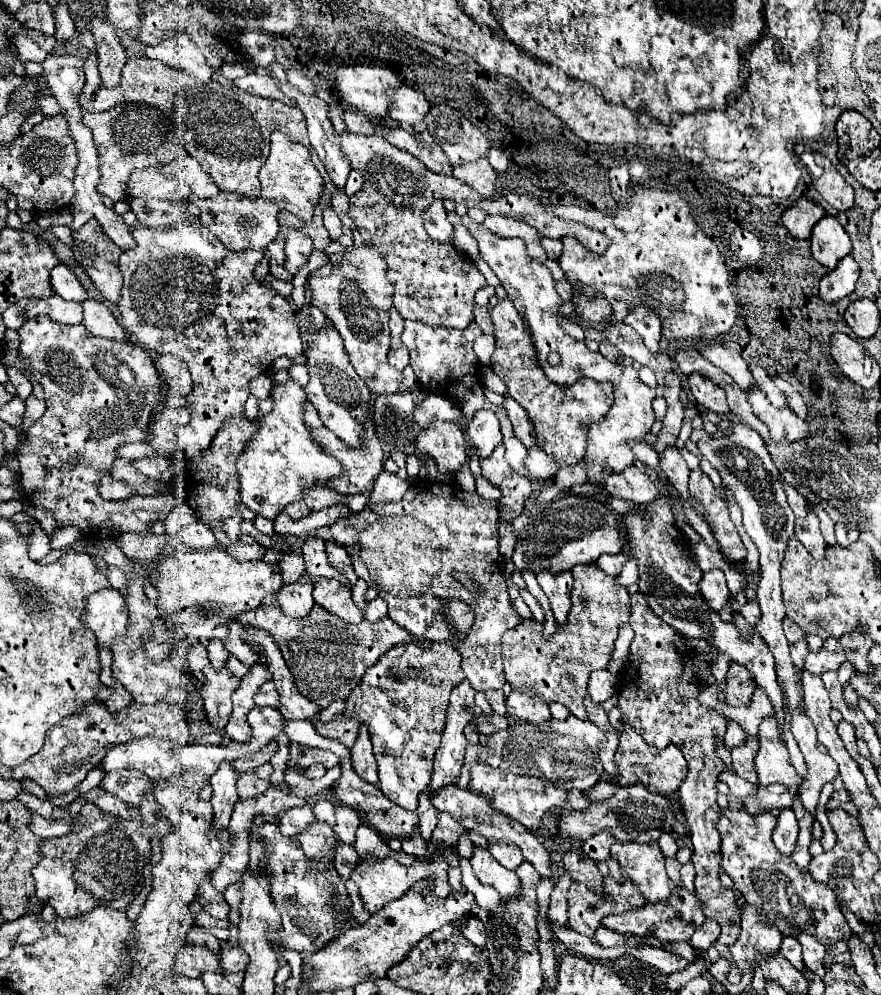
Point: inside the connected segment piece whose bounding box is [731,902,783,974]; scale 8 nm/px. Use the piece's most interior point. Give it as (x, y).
(758, 936)

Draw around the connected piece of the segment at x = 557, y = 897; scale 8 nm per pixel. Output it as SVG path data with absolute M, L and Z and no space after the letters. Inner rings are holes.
M559 870L559 878L555 884L555 890L551 892L551 904L547 910L547 918L551 924L565 926L567 922L567 892L569 892L571 878L565 870Z

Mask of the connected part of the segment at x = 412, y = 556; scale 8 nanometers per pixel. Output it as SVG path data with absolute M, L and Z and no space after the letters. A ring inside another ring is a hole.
M431 484L423 488L407 490L405 498L397 504L373 504L365 510L351 514L347 518L337 520L331 526L333 540L341 544L351 556L353 570L359 578L363 578L371 588L379 590L379 596L387 602L387 616L393 618L401 628L405 628L411 636L421 640L437 640L437 642L453 642L453 632L445 624L441 612L447 600L459 598L471 606L475 606L475 624L471 626L467 638L463 642L455 640L455 648L463 656L463 672L471 682L473 690L485 692L493 688L503 688L505 672L501 660L501 636L515 628L521 622L521 616L515 612L507 594L507 580L499 568L499 546L497 546L497 522L499 522L499 502L485 500L479 494L469 494L465 490L453 490L447 484ZM453 570L465 570L481 588L483 594L477 596L463 588L453 576Z

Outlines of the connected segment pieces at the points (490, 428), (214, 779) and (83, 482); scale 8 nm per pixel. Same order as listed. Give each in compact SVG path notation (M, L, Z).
M489 410L475 412L473 420L469 420L469 436L473 438L477 458L479 460L489 458L493 448L501 444L501 430L497 416Z
M227 760L221 762L219 770L211 776L211 788L213 788L211 804L215 810L215 818L213 818L215 828L227 828L229 826L233 806L239 800L237 778L239 778L237 772L233 772L233 768Z
M37 316L19 328L21 344L19 356L25 370L45 392L45 414L27 430L25 440L19 446L19 474L21 488L31 504L45 508L55 518L57 526L77 526L87 538L117 538L125 532L145 532L155 520L165 520L177 500L117 500L105 502L97 488L103 474L109 472L115 450L123 442L141 442L149 434L149 422L155 420L159 406L163 404L163 382L151 356L133 342L109 340L93 336L83 324L65 326Z

